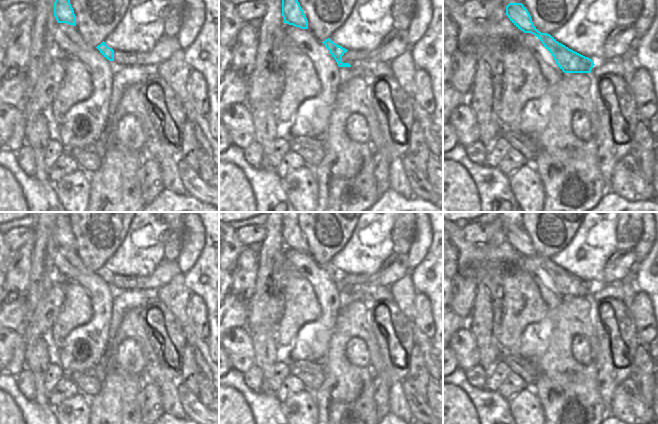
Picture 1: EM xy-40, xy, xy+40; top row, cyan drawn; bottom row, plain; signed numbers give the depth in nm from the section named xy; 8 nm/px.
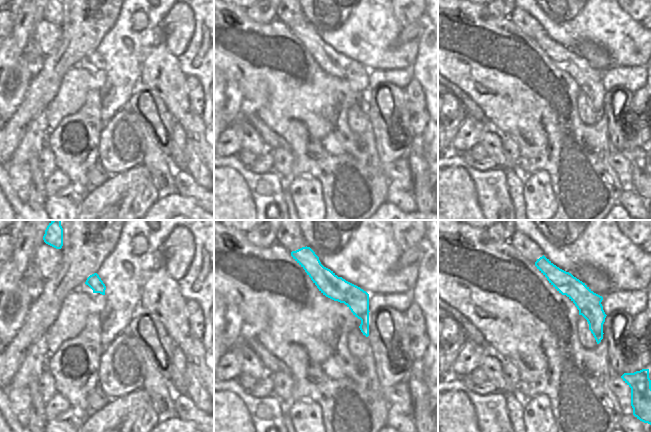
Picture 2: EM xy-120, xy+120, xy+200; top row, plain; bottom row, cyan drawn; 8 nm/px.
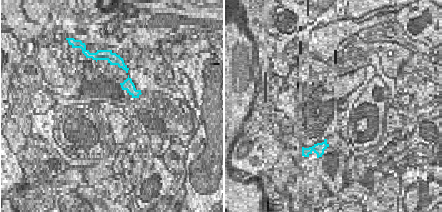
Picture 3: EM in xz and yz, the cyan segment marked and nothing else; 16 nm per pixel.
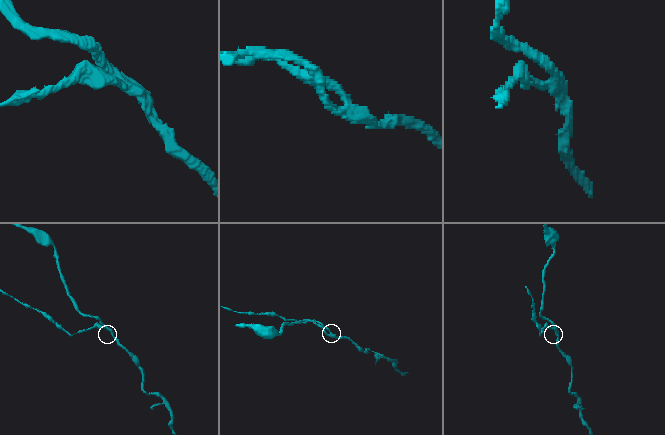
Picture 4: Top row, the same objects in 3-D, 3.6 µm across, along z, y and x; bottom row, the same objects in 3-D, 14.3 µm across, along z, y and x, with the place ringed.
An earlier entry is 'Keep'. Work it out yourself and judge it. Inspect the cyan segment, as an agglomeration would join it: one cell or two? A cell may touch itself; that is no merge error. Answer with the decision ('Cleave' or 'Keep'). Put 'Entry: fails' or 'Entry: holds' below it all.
Cleave.
Entry: fails

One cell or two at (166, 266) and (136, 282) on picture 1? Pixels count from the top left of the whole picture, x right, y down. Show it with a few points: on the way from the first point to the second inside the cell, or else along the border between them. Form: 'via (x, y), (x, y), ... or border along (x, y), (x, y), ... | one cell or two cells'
via (159, 274), (151, 282), (144, 282) | one cell

